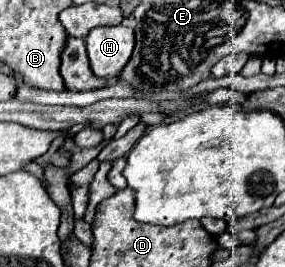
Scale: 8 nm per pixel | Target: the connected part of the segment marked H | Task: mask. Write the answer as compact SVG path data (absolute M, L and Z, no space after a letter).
M126 25L92 29L86 37L86 49L94 75L114 79L132 55L134 31Z

